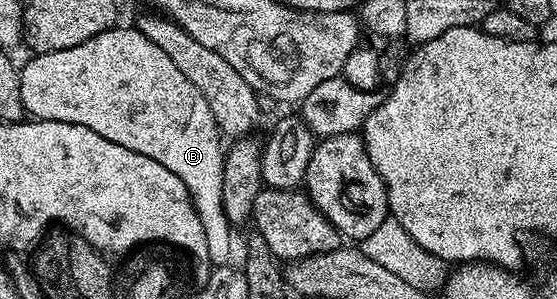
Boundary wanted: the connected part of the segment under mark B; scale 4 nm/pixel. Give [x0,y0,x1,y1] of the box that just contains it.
[20,26,232,264]

